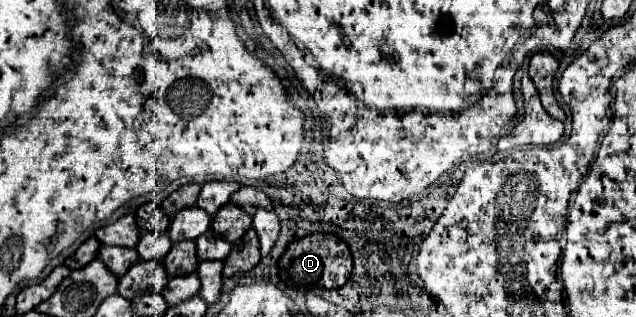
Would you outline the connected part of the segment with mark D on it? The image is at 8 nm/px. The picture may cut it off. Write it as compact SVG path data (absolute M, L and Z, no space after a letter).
M316 232L290 242L286 252L278 260L278 268L280 268L280 280L286 286L296 288L300 292L322 292L346 284L352 272L352 256L346 242L342 242L338 236Z

